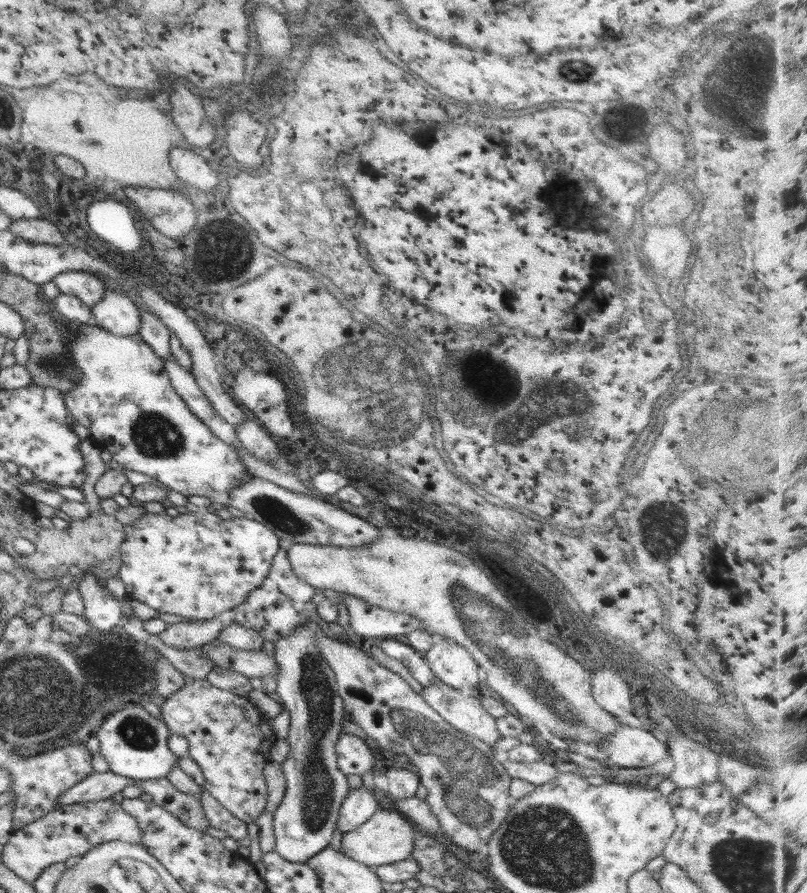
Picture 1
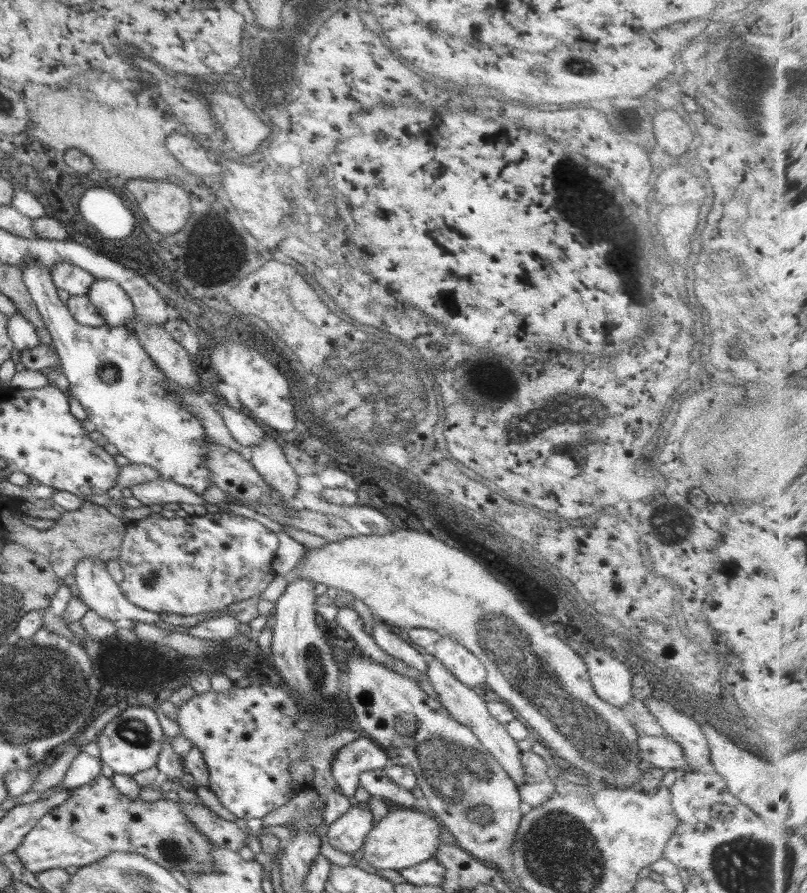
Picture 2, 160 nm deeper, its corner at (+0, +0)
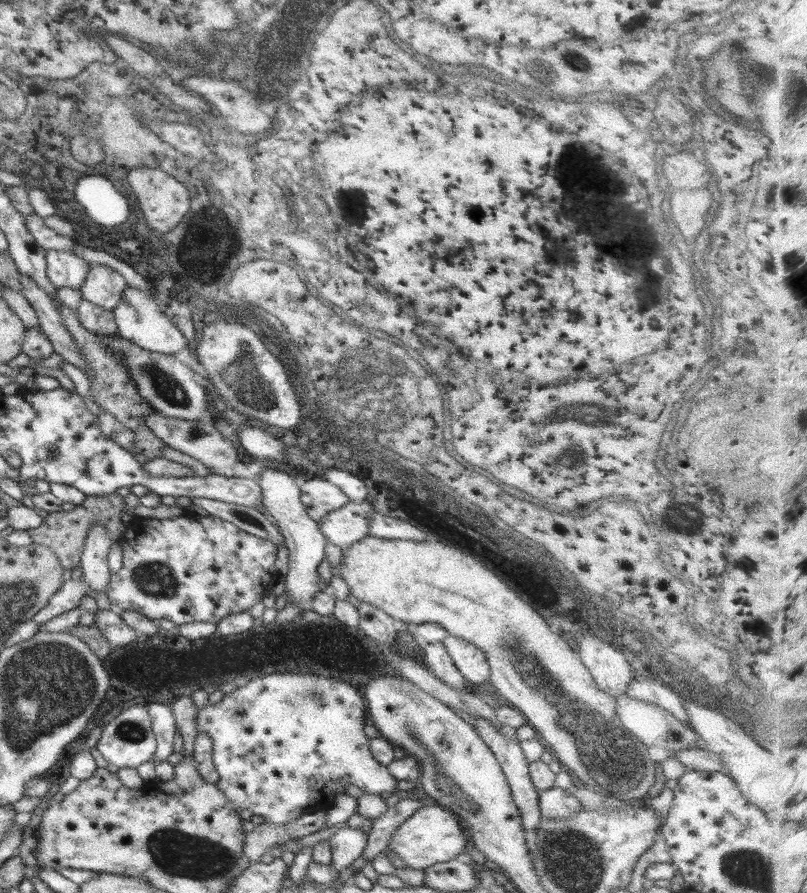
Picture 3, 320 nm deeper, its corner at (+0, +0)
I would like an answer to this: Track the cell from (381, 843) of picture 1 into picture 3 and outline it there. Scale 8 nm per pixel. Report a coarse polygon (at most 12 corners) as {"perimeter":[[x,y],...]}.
{"perimeter":[[427,802],[391,836],[410,868],[460,856],[468,844],[456,814]]}

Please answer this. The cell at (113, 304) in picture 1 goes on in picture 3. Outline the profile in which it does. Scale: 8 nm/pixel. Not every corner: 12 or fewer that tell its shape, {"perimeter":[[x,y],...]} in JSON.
{"perimeter":[[90,266],[79,291],[113,311],[127,282],[108,266]]}

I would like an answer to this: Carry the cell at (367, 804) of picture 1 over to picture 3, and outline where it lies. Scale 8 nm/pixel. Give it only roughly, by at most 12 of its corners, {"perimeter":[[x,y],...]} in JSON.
{"perimeter":[[348,822],[328,839],[339,873],[362,856],[366,833]]}

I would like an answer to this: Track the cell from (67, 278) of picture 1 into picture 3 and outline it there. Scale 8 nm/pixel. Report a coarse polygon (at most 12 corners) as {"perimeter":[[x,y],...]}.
{"perimeter":[[47,250],[54,286],[79,290],[90,267],[72,251]]}

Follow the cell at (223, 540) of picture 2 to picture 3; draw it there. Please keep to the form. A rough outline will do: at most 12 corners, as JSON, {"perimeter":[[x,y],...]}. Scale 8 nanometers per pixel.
{"perimeter":[[188,512],[139,518],[105,590],[176,625],[249,612],[277,547]]}

